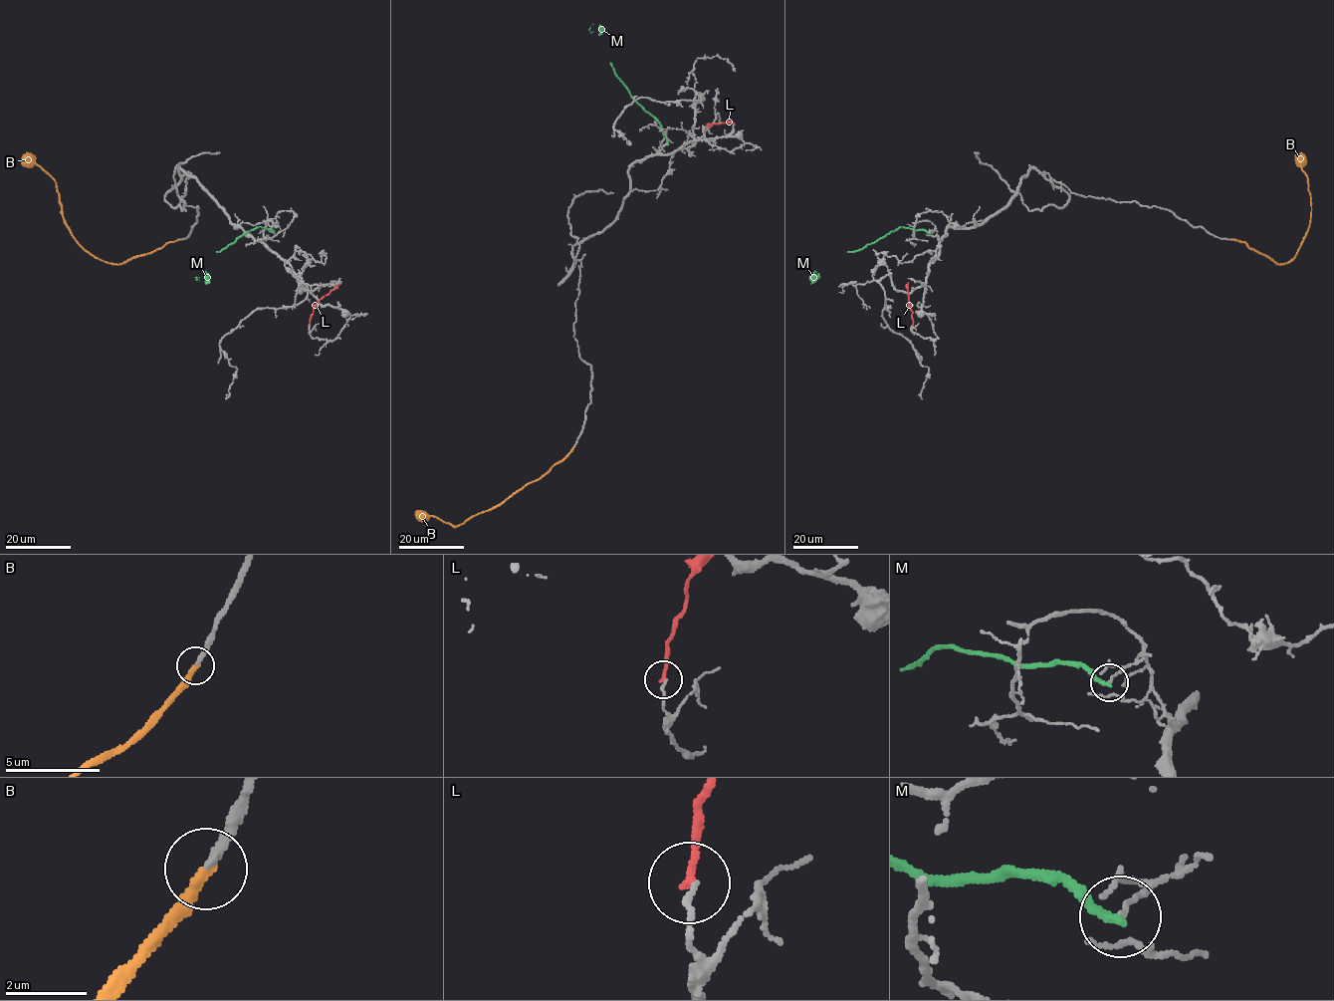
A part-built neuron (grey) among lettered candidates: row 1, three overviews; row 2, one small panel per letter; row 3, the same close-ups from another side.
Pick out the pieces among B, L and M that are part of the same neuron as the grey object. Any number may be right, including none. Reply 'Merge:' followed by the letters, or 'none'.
Merge: B

